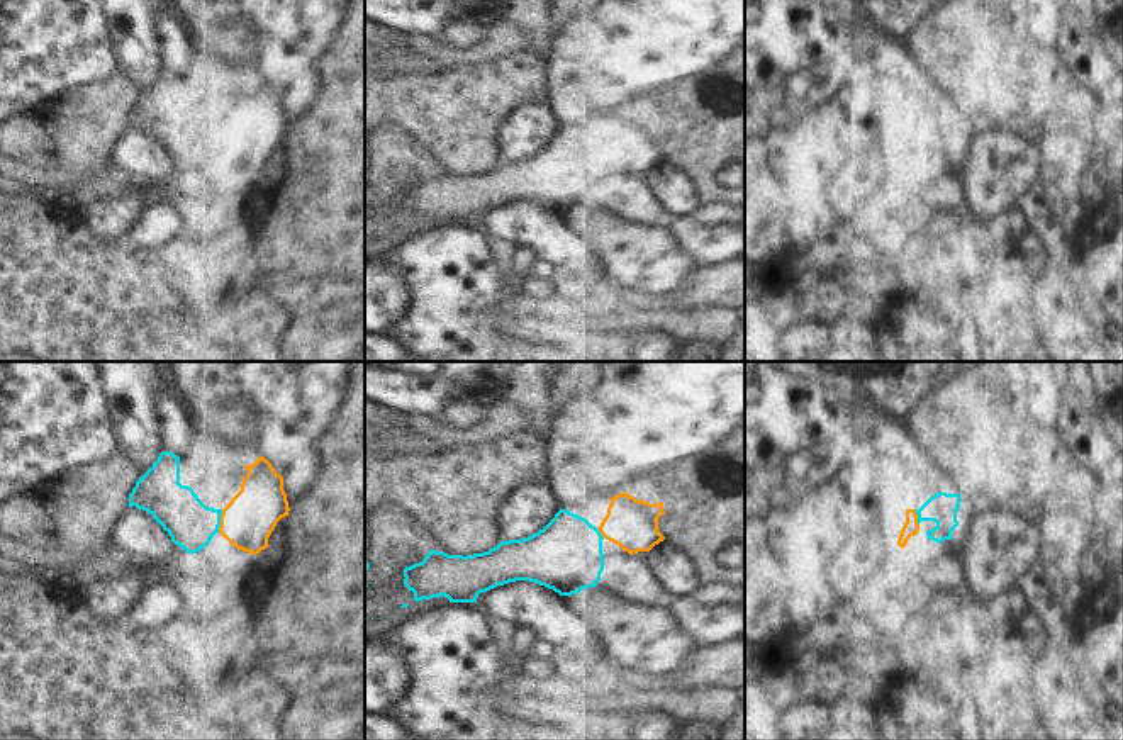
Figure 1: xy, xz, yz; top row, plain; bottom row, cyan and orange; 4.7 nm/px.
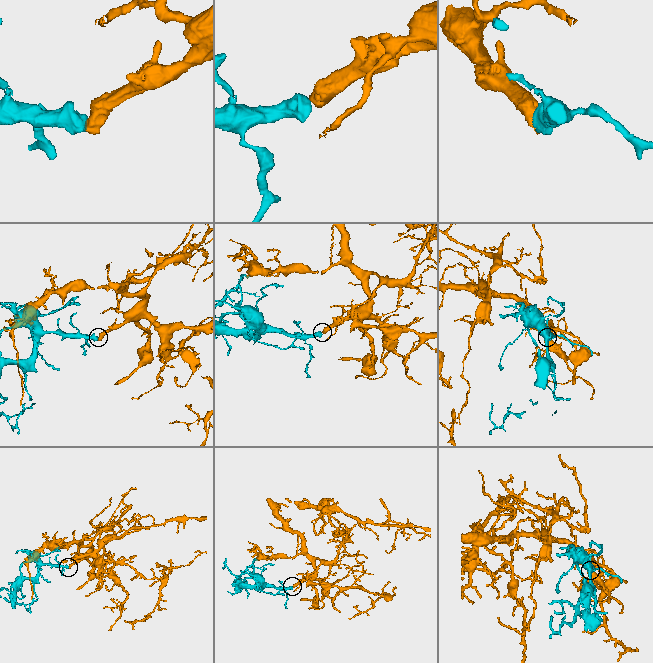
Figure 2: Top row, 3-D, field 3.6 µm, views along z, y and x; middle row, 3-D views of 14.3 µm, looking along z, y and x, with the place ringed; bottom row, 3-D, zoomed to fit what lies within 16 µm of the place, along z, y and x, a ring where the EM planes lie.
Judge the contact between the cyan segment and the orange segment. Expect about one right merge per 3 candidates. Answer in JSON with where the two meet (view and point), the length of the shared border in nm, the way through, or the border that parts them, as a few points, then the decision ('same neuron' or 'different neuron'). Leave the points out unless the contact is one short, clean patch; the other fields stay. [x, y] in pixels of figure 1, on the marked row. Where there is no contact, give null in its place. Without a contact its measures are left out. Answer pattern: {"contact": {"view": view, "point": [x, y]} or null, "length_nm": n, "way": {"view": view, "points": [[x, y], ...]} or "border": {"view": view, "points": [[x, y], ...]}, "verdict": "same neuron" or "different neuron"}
{"contact": {"view": "xy", "point": [219, 521]}, "length_nm": 110, "way": {"view": "xy", "points": [[177, 508], [190, 521], [219, 521], [248, 520]]}, "verdict": "same neuron"}

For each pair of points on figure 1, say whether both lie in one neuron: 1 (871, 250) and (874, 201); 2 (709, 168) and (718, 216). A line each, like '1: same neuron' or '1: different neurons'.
1: different neurons
2: different neurons

